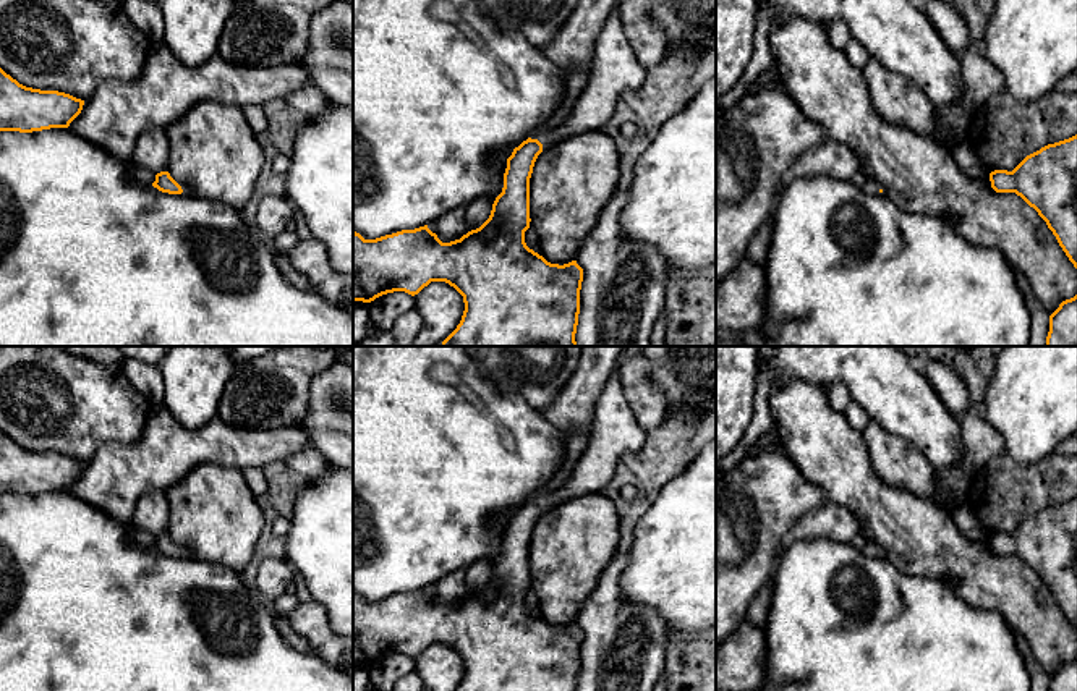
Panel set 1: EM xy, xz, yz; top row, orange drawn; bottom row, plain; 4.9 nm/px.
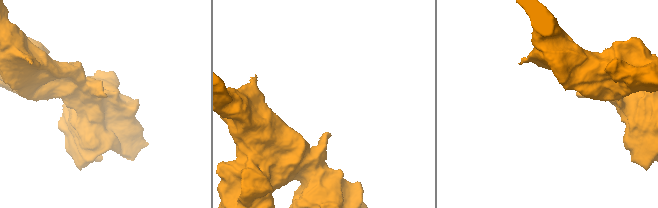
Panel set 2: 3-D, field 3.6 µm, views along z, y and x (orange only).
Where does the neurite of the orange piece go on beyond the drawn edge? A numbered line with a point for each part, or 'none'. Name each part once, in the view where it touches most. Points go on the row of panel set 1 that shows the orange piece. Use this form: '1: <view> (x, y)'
1: xz (614, 70)

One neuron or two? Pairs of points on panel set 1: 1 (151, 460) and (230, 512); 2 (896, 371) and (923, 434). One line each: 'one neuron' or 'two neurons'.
1: two neurons
2: one neuron

